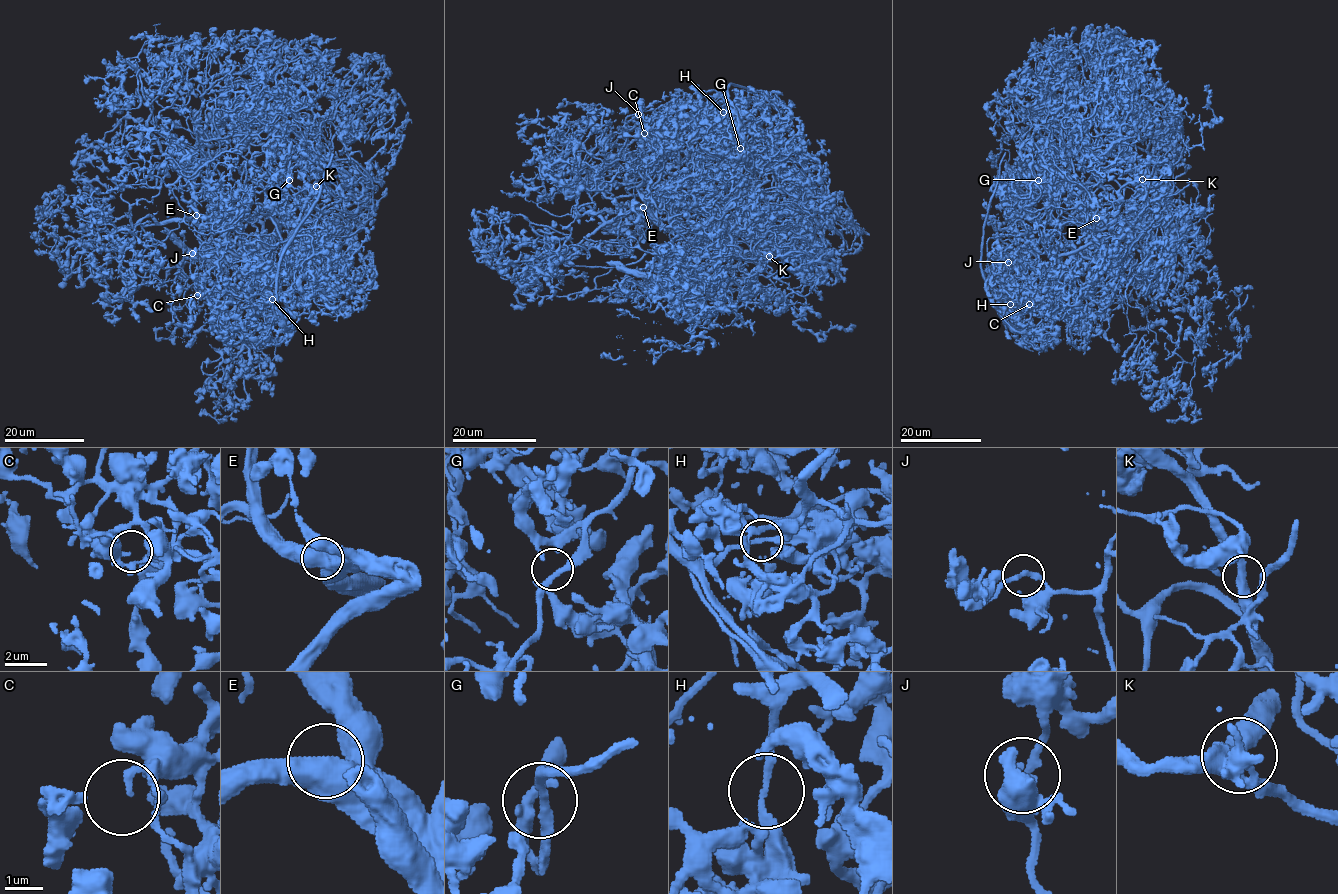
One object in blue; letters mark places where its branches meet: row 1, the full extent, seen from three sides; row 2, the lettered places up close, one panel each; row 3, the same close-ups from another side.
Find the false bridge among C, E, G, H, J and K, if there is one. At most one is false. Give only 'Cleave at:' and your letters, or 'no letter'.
Cleave at: H

